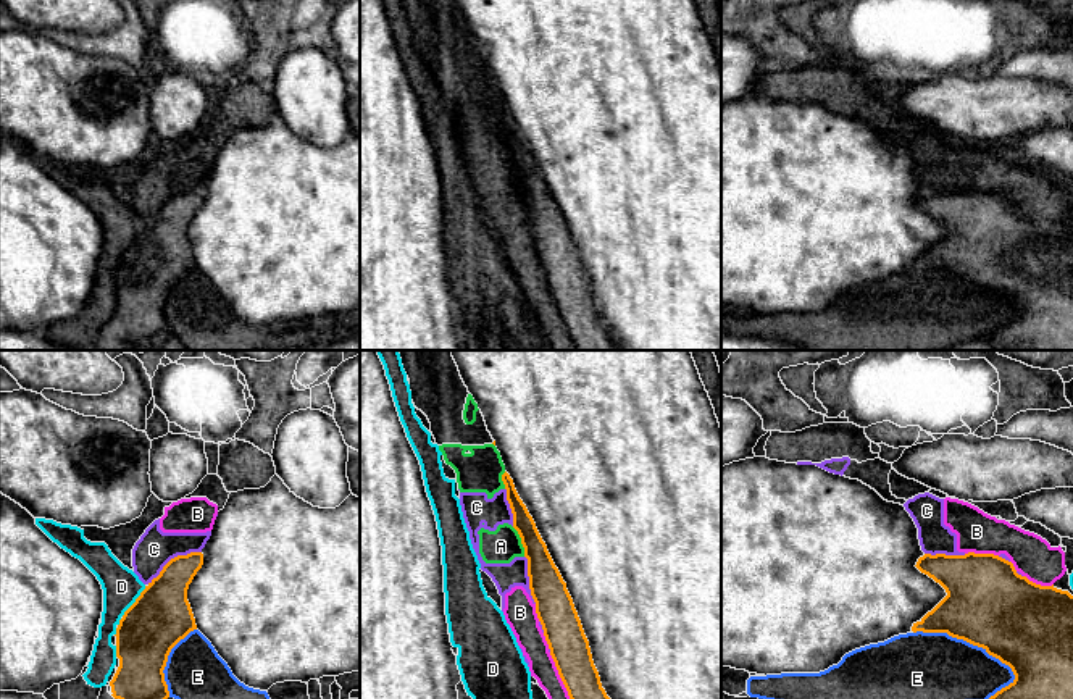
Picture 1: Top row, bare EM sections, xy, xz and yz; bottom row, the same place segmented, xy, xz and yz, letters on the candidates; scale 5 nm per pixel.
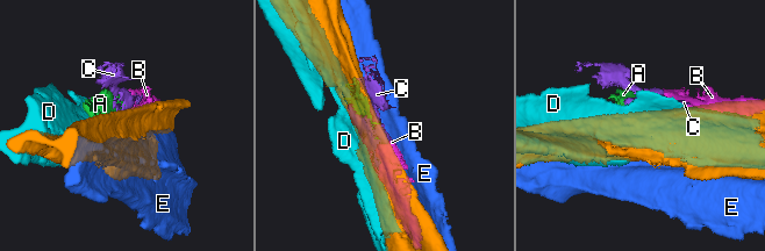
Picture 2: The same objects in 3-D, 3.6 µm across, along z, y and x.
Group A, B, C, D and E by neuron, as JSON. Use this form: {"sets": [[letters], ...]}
{"sets": [["A", "B", "C"], ["D"], ["E"]]}

